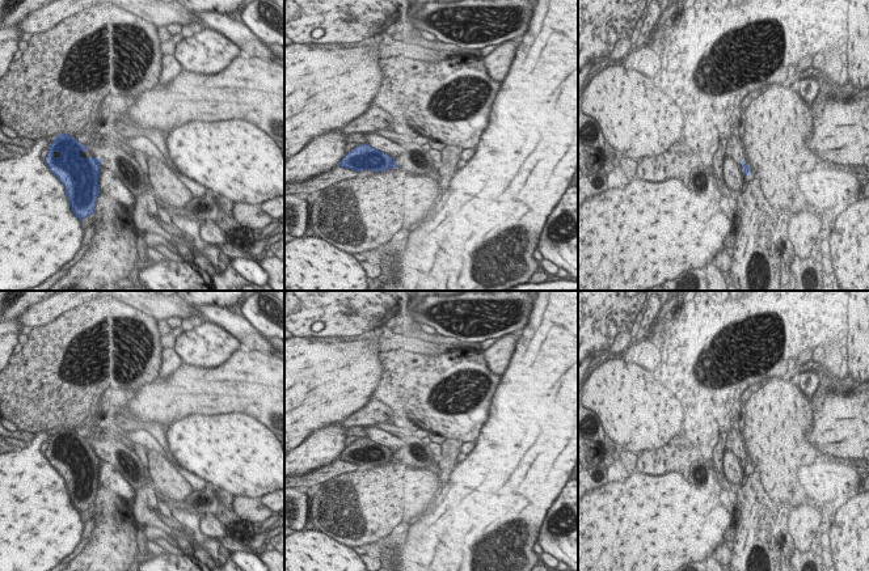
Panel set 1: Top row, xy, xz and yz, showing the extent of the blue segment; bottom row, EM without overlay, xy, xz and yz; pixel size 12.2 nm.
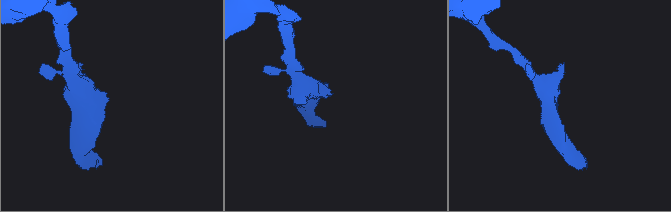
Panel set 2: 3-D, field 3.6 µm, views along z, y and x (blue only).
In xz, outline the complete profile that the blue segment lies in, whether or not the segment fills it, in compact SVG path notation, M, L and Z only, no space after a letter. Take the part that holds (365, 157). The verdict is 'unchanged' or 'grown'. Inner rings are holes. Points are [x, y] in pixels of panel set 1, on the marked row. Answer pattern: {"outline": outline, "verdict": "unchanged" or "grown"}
{"outline": "M362 144L353 148L343 156L338 165L339 168L355 172L372 170L375 173L400 168L395 158L372 148L370 144Z", "verdict": "unchanged"}

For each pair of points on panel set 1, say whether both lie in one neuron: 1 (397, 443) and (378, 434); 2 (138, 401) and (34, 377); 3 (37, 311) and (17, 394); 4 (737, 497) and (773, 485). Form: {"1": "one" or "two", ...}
{"1": "one", "2": "two", "3": "two", "4": "two"}

